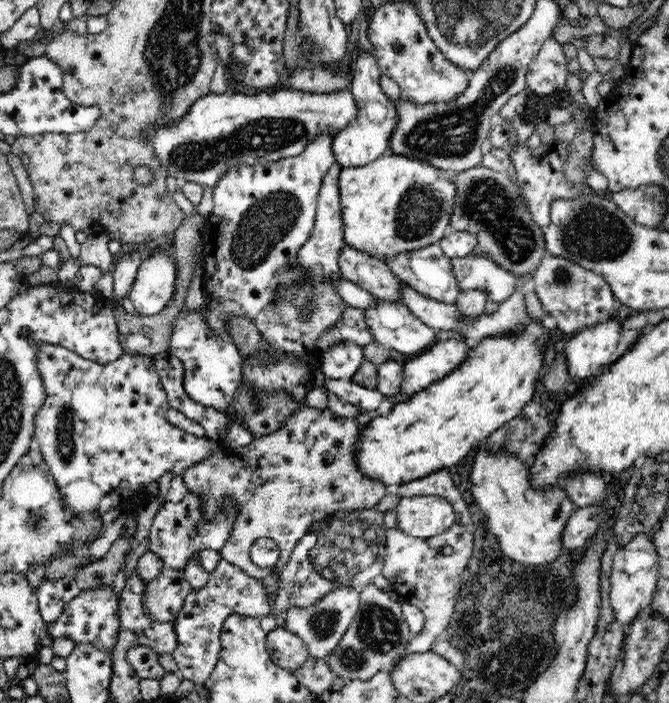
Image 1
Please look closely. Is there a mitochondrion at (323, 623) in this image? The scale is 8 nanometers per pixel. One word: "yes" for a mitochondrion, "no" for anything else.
yes

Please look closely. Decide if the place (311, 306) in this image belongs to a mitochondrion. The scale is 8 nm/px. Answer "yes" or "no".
yes

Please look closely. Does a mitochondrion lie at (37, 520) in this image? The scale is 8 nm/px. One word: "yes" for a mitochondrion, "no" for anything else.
yes

